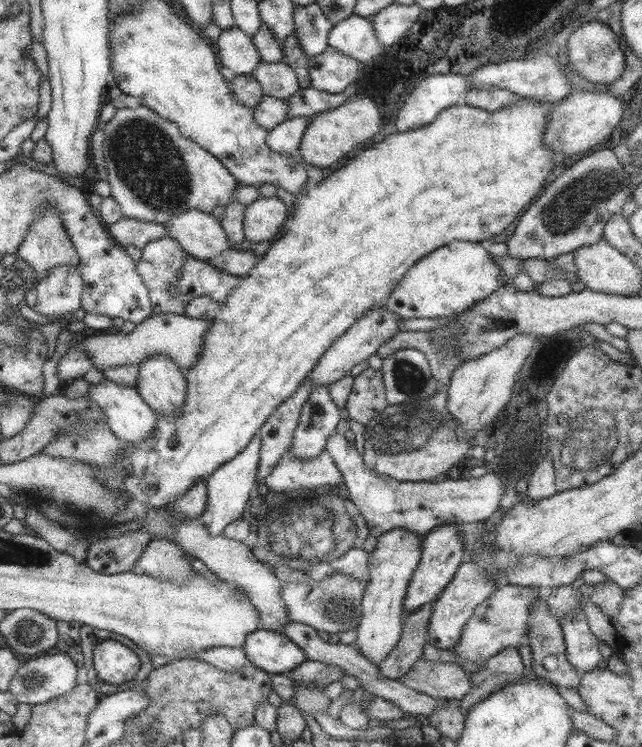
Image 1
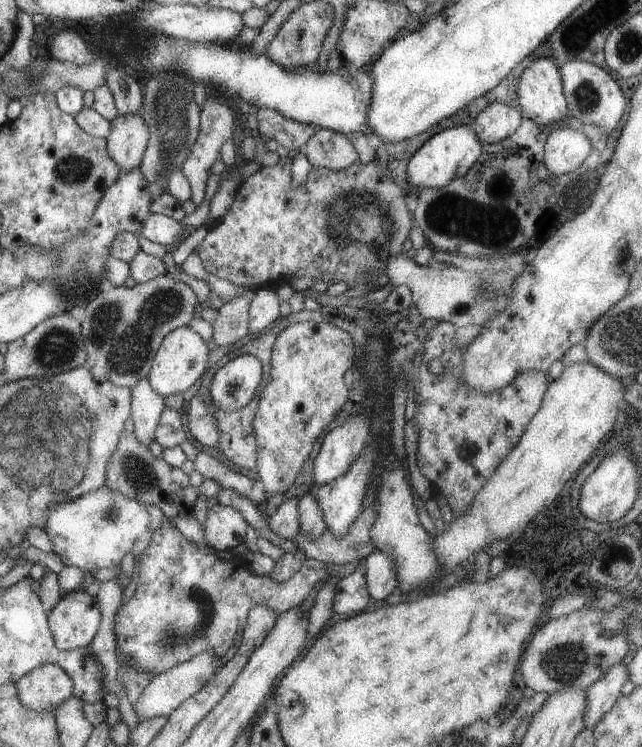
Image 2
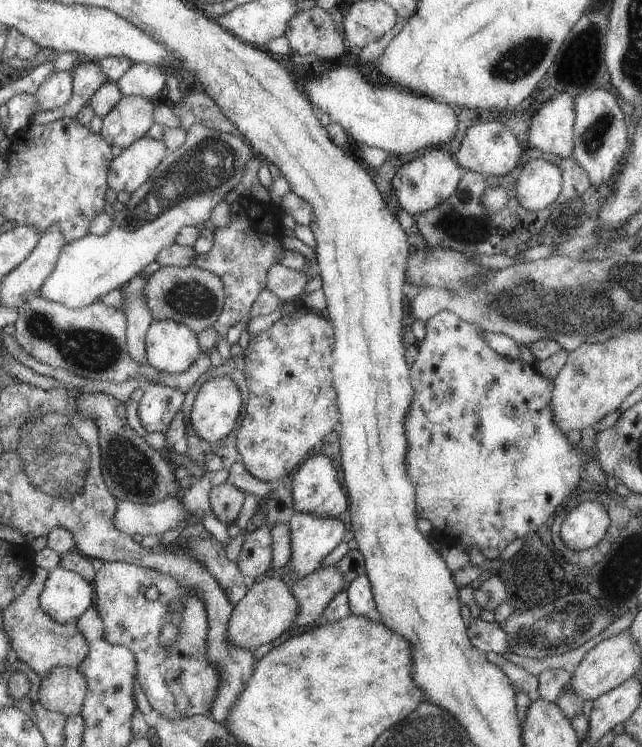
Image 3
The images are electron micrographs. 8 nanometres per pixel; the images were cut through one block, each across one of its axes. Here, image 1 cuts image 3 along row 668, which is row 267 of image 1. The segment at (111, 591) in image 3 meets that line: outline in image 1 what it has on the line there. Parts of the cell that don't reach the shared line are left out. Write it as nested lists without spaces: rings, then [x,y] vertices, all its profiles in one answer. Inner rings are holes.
[[[167,235],[147,243],[142,248],[142,255],[136,263],[138,264],[138,275],[150,289],[151,304],[154,305],[156,315],[161,313],[183,315],[186,304],[198,296],[208,296],[220,305],[229,292],[242,282],[242,277],[231,276],[230,273],[216,269],[208,261],[192,257],[183,251],[178,241]],[[170,288],[176,290],[174,295],[170,295]]]

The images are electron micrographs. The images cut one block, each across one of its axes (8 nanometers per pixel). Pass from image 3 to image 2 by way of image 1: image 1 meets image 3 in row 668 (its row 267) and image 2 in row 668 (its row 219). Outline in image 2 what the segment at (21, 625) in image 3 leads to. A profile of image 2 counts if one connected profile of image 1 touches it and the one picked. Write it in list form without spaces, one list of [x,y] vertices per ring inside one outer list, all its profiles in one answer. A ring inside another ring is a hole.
[[[41,664],[15,683],[18,700],[27,710],[52,710],[74,693],[73,679],[55,664]]]

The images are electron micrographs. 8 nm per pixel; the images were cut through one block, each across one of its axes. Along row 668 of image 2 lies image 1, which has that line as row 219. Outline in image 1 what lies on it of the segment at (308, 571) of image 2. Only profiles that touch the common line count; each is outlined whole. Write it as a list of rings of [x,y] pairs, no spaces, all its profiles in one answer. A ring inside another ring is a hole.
[[[146,106],[119,108],[102,124],[104,134],[102,154],[104,168],[110,186],[110,197],[121,209],[122,216],[135,220],[165,224],[173,215],[191,209],[209,213],[214,206],[226,206],[233,198],[234,188],[239,186],[234,174],[206,149],[197,146],[178,131],[174,121],[163,120],[158,113]]]

